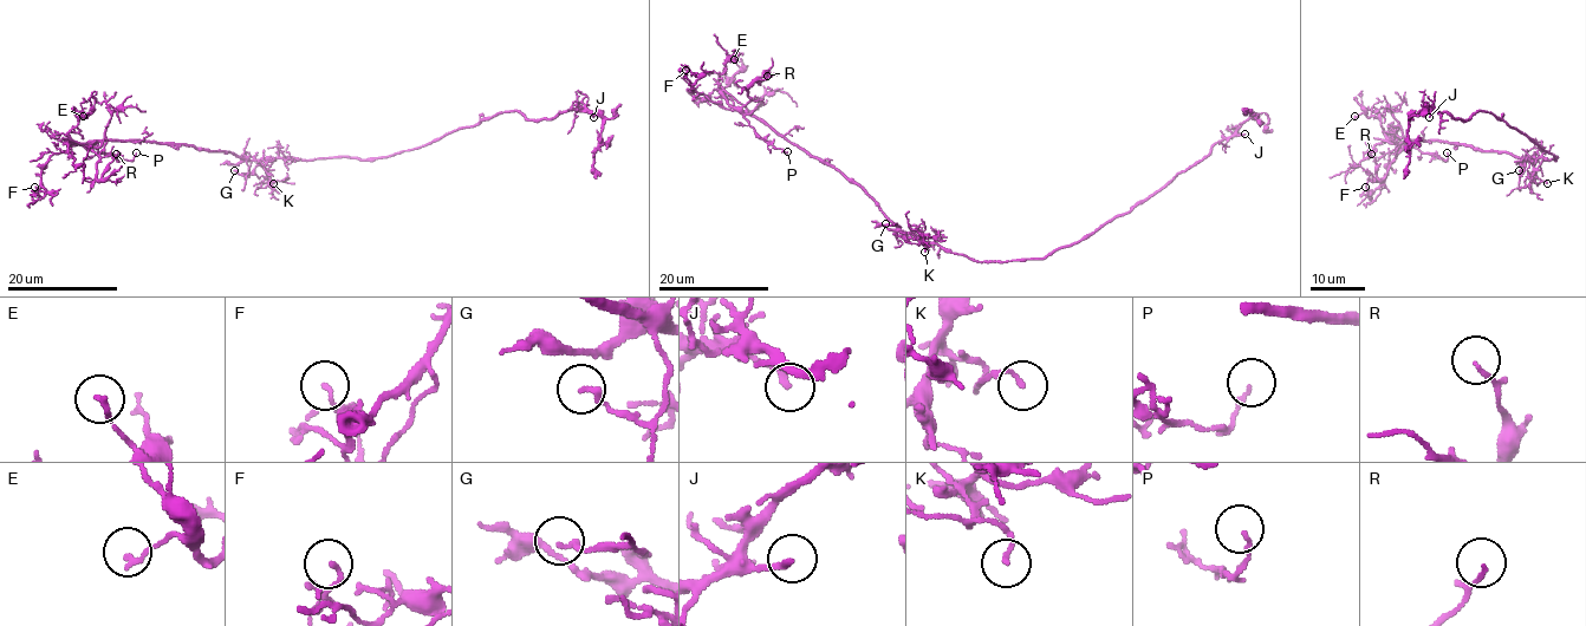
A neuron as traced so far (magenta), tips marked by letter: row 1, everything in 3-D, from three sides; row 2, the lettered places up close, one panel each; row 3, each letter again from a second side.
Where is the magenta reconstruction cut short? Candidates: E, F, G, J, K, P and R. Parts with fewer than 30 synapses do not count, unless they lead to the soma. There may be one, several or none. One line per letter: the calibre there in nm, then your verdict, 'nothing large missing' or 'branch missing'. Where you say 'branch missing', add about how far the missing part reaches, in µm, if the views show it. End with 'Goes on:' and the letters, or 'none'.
E: 150 nm | nothing large missing
F: 120 nm | nothing large missing
G: 120 nm | nothing large missing
J: 190 nm | nothing large missing
K: 130 nm | nothing large missing
P: 130 nm | nothing large missing
R: 70 nm | nothing large missing
Goes on: none

